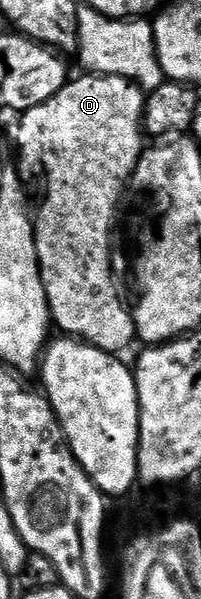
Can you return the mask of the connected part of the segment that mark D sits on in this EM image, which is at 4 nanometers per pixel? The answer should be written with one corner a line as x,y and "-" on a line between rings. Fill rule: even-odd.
82,76
78,81
77,78
70,80
59,92
51,95
47,103
39,103
39,107
31,107
20,114
17,145
23,156
30,157
49,172
41,210
35,213
33,237
37,240
37,262
41,268
43,287
47,291
52,324
56,328
58,325
62,334
76,337
108,353
121,355
135,341
137,328
132,313
125,306
125,298
115,276
111,249
109,253
109,236
113,233
113,220
119,217
119,206
126,196
125,185
127,189
143,152
141,137
147,93
127,78

